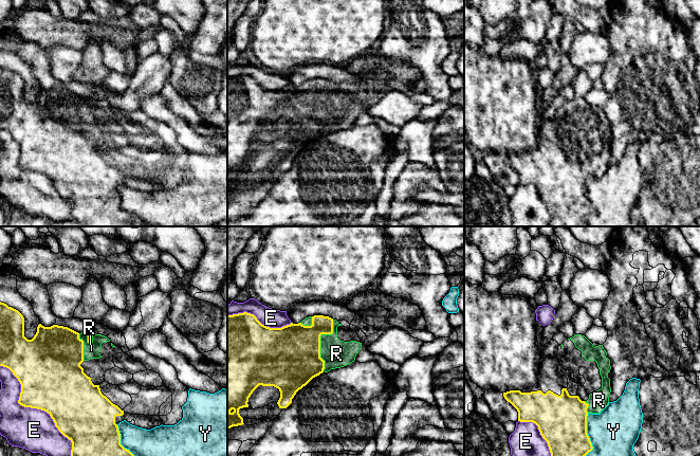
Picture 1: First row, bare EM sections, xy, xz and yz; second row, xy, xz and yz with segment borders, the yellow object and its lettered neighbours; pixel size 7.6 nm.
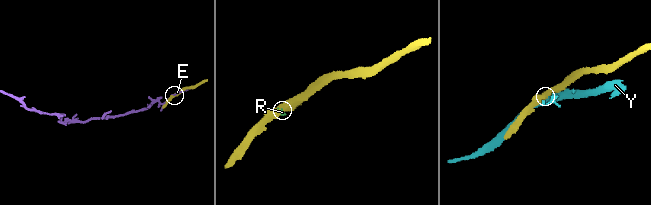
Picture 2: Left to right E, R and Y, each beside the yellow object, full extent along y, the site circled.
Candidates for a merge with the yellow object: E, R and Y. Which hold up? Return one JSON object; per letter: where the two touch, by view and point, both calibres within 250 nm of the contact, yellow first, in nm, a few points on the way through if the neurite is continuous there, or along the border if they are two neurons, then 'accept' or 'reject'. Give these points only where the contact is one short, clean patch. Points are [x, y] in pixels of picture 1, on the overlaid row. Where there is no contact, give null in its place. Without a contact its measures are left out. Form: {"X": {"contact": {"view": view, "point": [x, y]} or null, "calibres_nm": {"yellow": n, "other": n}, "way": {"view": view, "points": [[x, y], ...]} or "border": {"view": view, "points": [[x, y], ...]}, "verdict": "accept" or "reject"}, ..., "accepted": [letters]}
{"E": {"contact": {"view": "xy", "point": [33, 407]}, "calibres_nm": {"yellow": 460, "other": 320}, "verdict": "reject"}, "R": {"contact": {"view": "xz", "point": [319, 341]}, "calibres_nm": {"yellow": 440, "other": 220}, "verdict": "accept"}, "Y": {"contact": {"view": "yz", "point": [587, 435]}, "calibres_nm": {"yellow": 380, "other": 360}, "verdict": "reject"}, "accepted": ["R"]}

